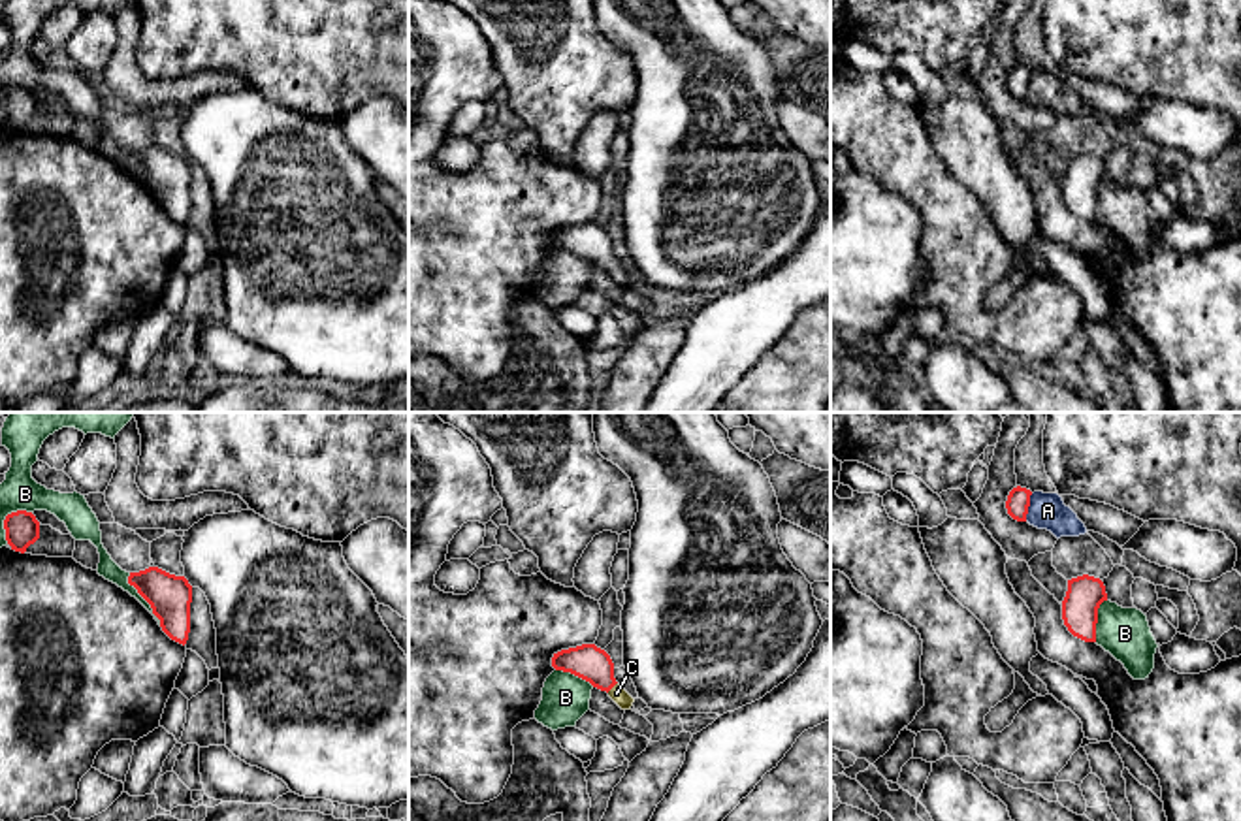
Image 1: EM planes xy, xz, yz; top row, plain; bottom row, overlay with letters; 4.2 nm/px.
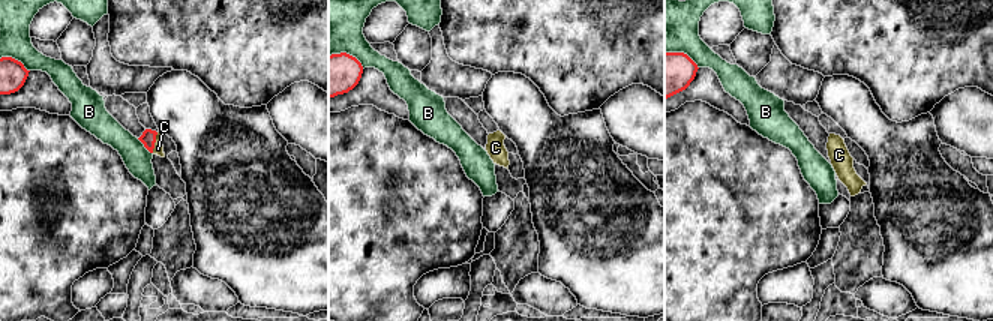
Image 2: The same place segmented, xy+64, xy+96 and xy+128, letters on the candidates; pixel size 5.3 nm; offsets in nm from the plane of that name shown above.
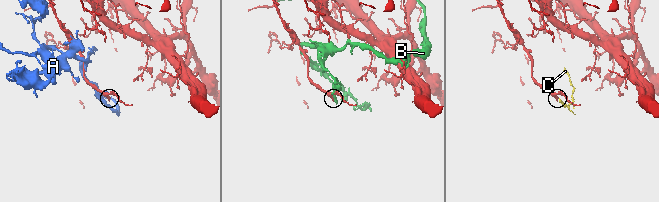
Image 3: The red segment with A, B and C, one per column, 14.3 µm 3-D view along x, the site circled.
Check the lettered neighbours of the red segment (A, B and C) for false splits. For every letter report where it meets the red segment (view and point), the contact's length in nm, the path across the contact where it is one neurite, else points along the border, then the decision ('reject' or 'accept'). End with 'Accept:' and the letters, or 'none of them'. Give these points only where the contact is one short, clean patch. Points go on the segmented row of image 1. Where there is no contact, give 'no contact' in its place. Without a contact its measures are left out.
A: contact yz (1029, 505); length 120 nm; reject
B: contact xy (144, 597); length 260 nm; reject
C: contact xz (611, 688); length 60 nm; way xz (586, 661), (611, 688), (616, 693); accept
Accept: C

